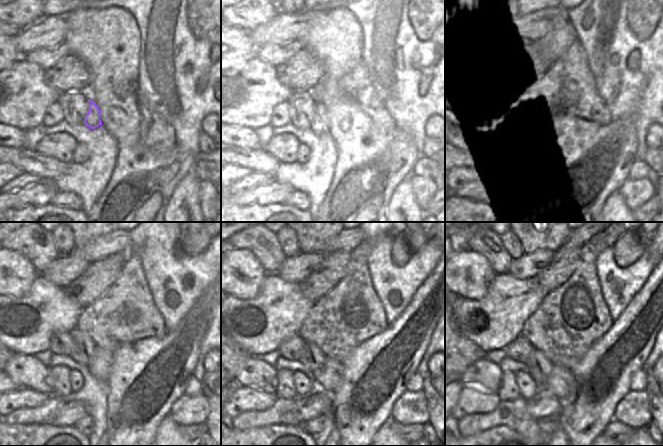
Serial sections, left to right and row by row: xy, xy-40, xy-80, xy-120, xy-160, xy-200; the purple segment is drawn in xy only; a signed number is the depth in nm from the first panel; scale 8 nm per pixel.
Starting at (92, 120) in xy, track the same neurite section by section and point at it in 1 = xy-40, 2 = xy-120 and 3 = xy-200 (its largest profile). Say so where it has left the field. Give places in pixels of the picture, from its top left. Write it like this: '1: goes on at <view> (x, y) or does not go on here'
1: goes on at xy-40 (319, 124)
2: goes on at xy-120 (100, 364)
3: goes on at xy-200 (561, 381)

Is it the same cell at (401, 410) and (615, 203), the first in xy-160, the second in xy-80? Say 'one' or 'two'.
two

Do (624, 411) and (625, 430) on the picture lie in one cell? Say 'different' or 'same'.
different

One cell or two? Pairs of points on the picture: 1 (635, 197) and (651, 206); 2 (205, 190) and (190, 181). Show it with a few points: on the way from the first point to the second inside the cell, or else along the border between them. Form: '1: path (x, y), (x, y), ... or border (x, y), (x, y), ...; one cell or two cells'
1: border (652, 196), (632, 211); two cells
2: border (199, 181), (199, 207), (202, 210); two cells

